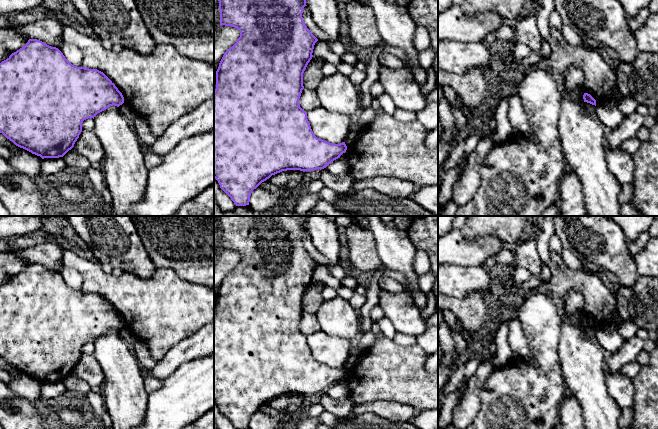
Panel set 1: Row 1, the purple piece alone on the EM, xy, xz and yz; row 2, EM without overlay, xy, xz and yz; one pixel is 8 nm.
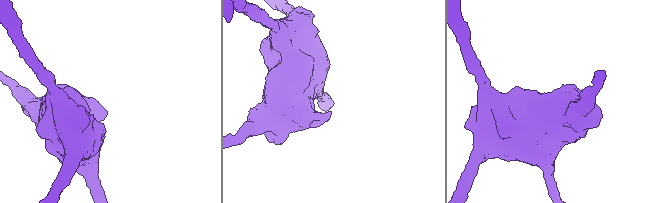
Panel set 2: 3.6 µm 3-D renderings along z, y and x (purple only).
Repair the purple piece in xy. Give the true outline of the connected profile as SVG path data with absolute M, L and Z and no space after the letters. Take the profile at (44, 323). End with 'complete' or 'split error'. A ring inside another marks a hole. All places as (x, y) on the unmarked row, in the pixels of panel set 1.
M29 263L26 269L12 277L6 284L0 287L0 357L12 365L16 370L23 372L32 378L44 382L63 381L74 371L75 366L82 356L82 347L88 342L93 342L110 330L119 331L124 327L124 321L115 308L101 295L72 289L56 271L51 271L37 263Z; complete

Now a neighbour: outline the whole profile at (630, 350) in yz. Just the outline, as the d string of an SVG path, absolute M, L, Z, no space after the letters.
M633 336L625 340L623 345L613 353L605 353L605 365L607 372L618 372L628 363L637 361L637 357L643 350L644 340Z

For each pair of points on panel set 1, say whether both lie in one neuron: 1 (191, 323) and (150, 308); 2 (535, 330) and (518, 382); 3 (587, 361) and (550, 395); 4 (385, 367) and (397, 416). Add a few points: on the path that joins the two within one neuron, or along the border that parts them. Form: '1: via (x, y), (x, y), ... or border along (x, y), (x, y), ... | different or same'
1: via (181, 313), (178, 310), (160, 310) | same
2: via (542, 345), (542, 367), (533, 376) | same
3: border along (559, 359), (565, 386), (569, 392) | different
4: border along (370, 402), (390, 400), (413, 406), (416, 409) | different

